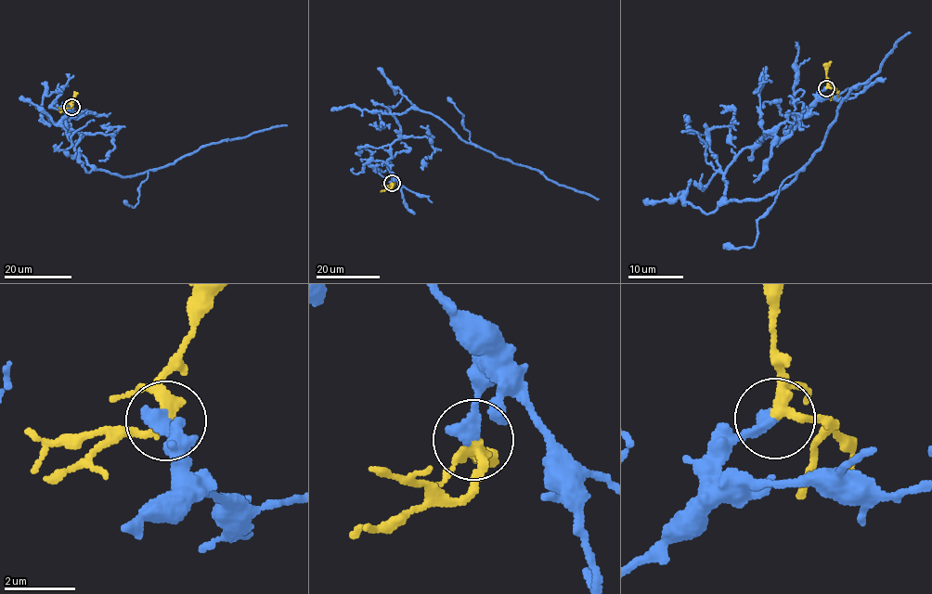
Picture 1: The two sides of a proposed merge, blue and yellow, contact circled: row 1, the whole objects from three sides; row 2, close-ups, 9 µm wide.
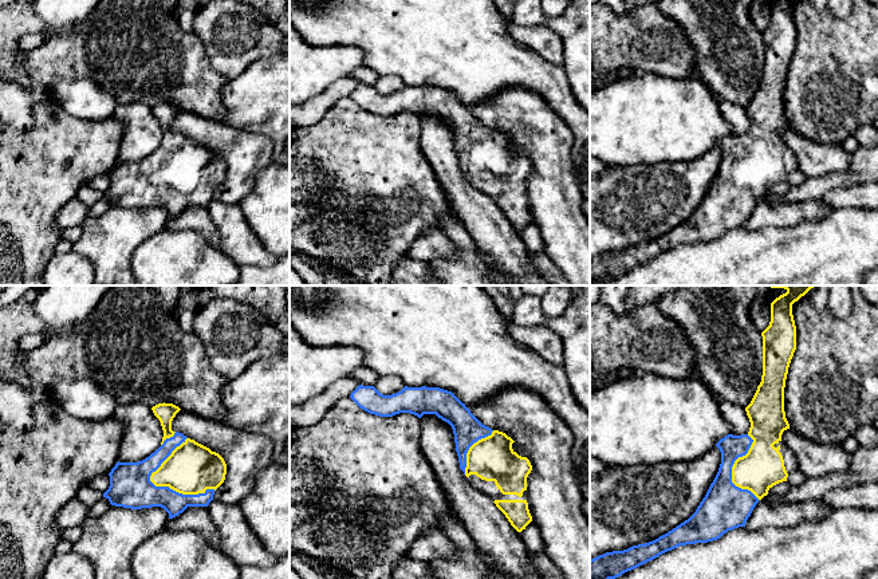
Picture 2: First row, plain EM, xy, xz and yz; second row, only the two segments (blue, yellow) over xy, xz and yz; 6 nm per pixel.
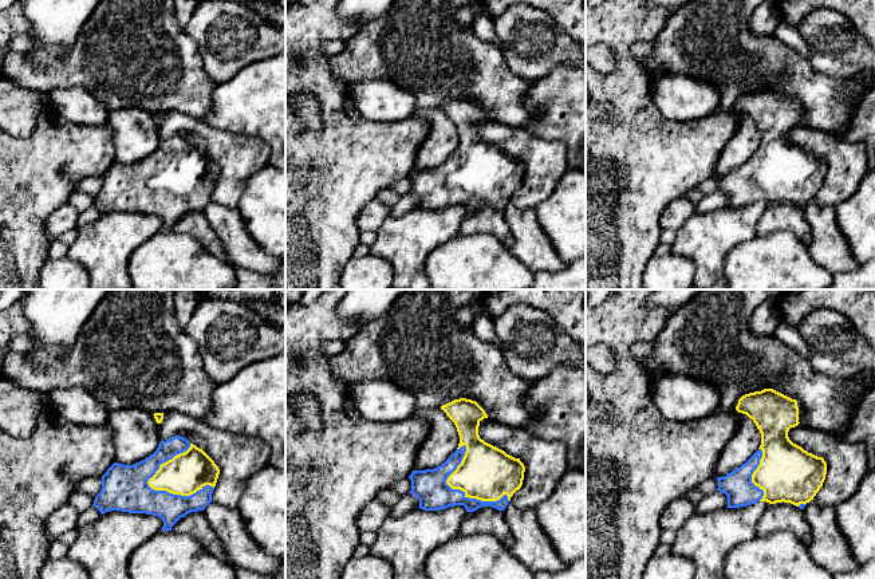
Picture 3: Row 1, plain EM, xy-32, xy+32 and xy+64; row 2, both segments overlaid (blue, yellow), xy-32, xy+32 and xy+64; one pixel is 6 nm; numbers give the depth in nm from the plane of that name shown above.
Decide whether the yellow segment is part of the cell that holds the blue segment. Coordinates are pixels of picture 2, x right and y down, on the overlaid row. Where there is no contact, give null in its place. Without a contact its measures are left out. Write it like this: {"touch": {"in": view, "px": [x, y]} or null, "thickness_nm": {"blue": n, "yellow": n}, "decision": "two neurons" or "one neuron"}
{"touch": {"in": "xy", "px": [161, 487]}, "thickness_nm": {"blue": 260, "yellow": 300}, "decision": "one neuron"}

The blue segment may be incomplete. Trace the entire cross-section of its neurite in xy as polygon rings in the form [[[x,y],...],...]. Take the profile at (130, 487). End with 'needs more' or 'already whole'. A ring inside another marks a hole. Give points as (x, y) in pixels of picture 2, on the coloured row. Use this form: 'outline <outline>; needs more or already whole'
outline [[[158,403],[151,407],[160,420],[164,437],[161,446],[138,462],[117,462],[109,473],[110,487],[103,493],[111,505],[130,509],[161,507],[173,519],[188,507],[208,507],[214,491],[224,482],[227,464],[224,458],[209,448],[172,430],[172,421],[181,410],[173,403]]]; needs more

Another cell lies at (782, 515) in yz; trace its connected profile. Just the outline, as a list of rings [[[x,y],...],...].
[[[823,499],[795,504],[779,501],[776,505],[771,505],[767,501],[759,501],[748,517],[745,528],[757,531],[765,527],[796,527],[803,523],[822,520],[831,511],[831,507],[827,505]]]

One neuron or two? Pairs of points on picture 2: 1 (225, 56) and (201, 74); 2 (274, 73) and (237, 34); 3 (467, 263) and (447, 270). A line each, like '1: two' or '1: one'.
1: two
2: two
3: one

